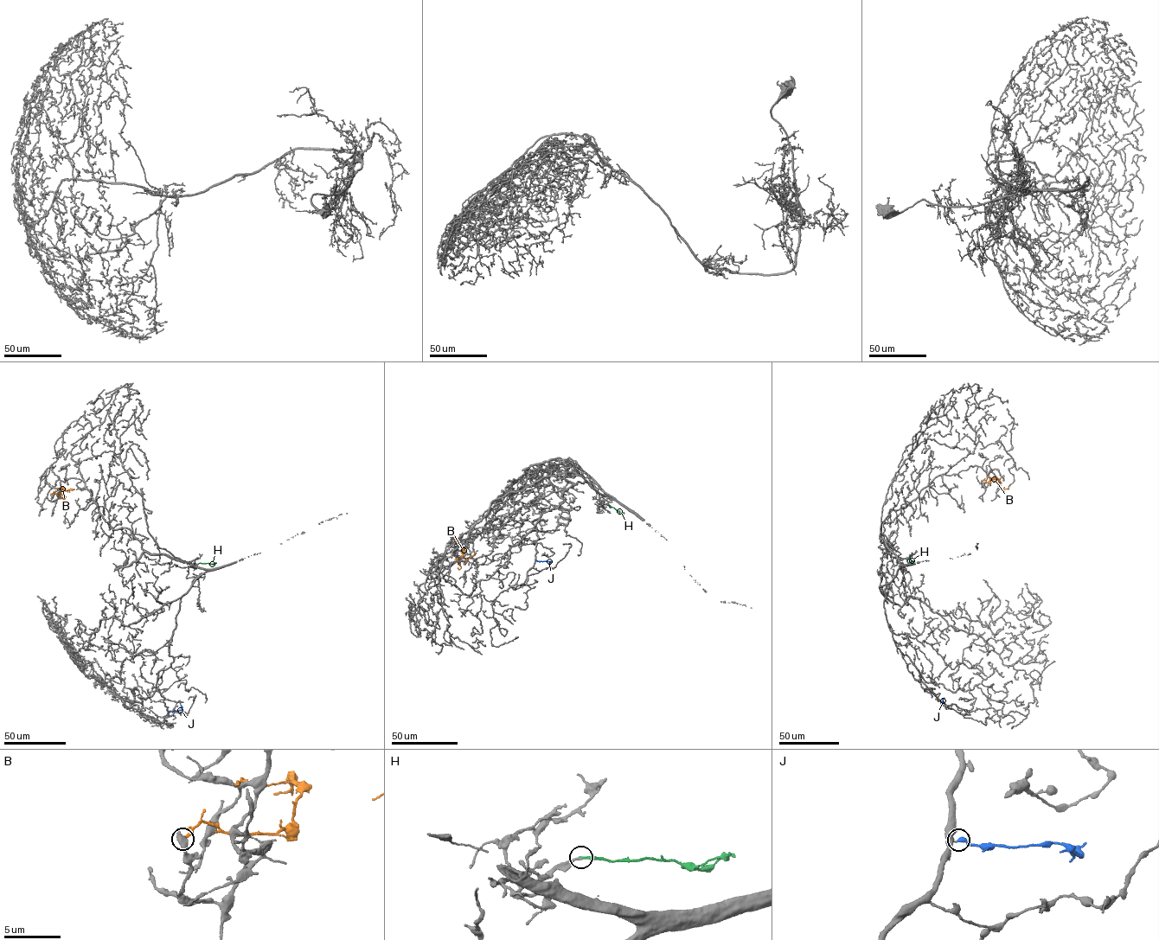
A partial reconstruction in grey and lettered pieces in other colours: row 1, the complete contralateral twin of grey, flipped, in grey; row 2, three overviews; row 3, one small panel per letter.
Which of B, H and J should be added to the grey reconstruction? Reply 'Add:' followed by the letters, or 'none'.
Add: H, J

